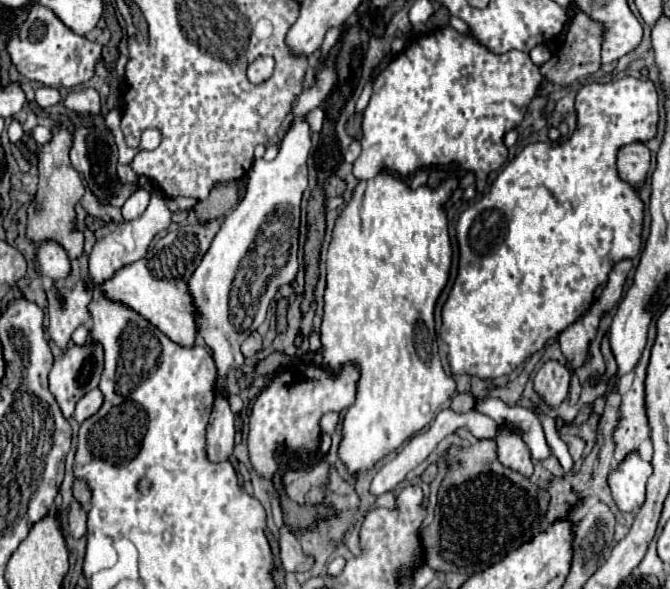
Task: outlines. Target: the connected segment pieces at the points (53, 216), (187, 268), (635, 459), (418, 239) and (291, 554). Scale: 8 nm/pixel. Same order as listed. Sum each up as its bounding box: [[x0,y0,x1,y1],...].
[[26,127,84,259],[102,219,224,347],[608,453,652,511],[320,173,456,477],[278,525,310,571]]

